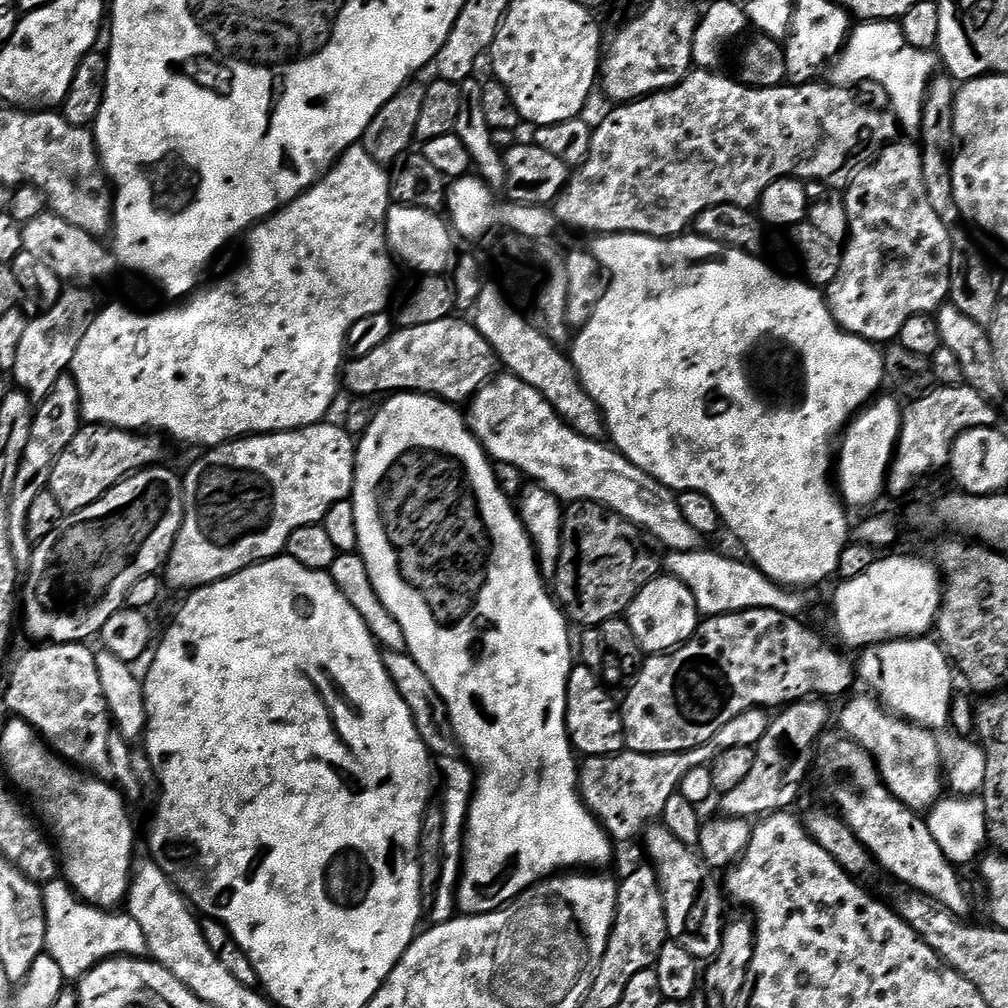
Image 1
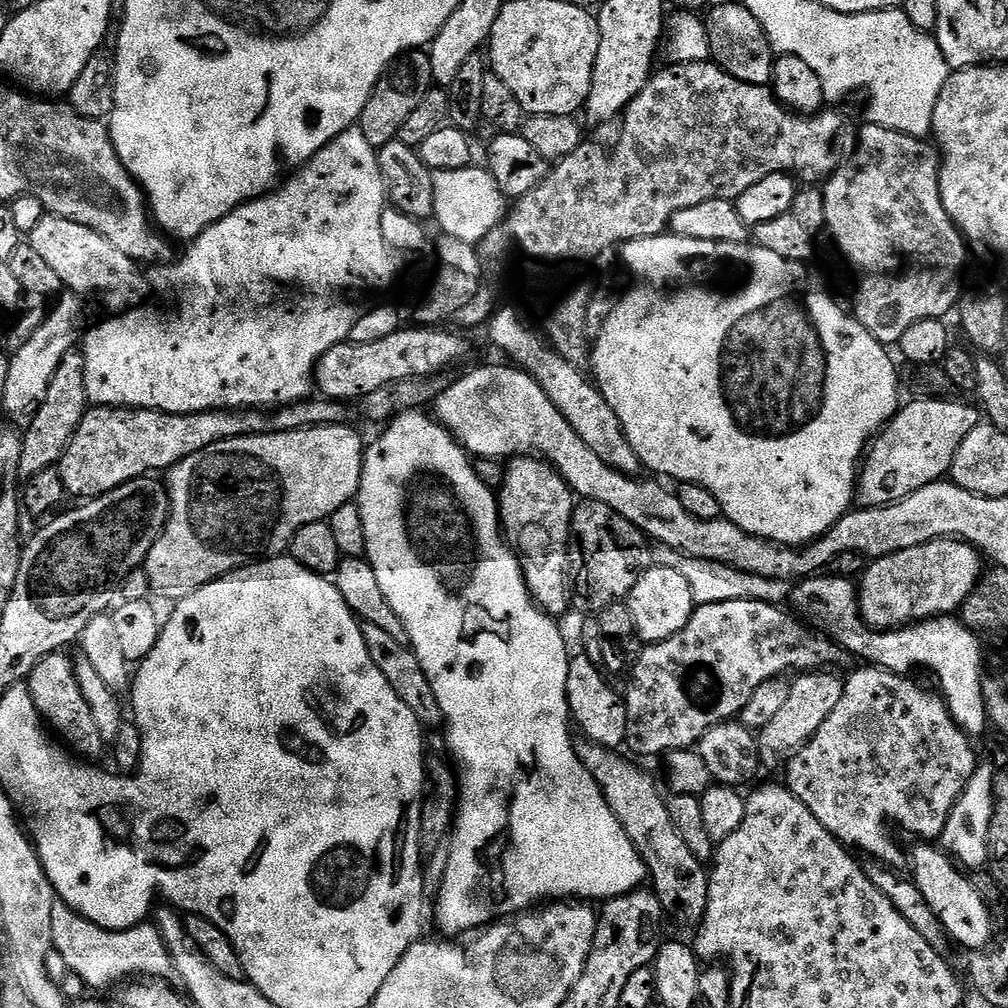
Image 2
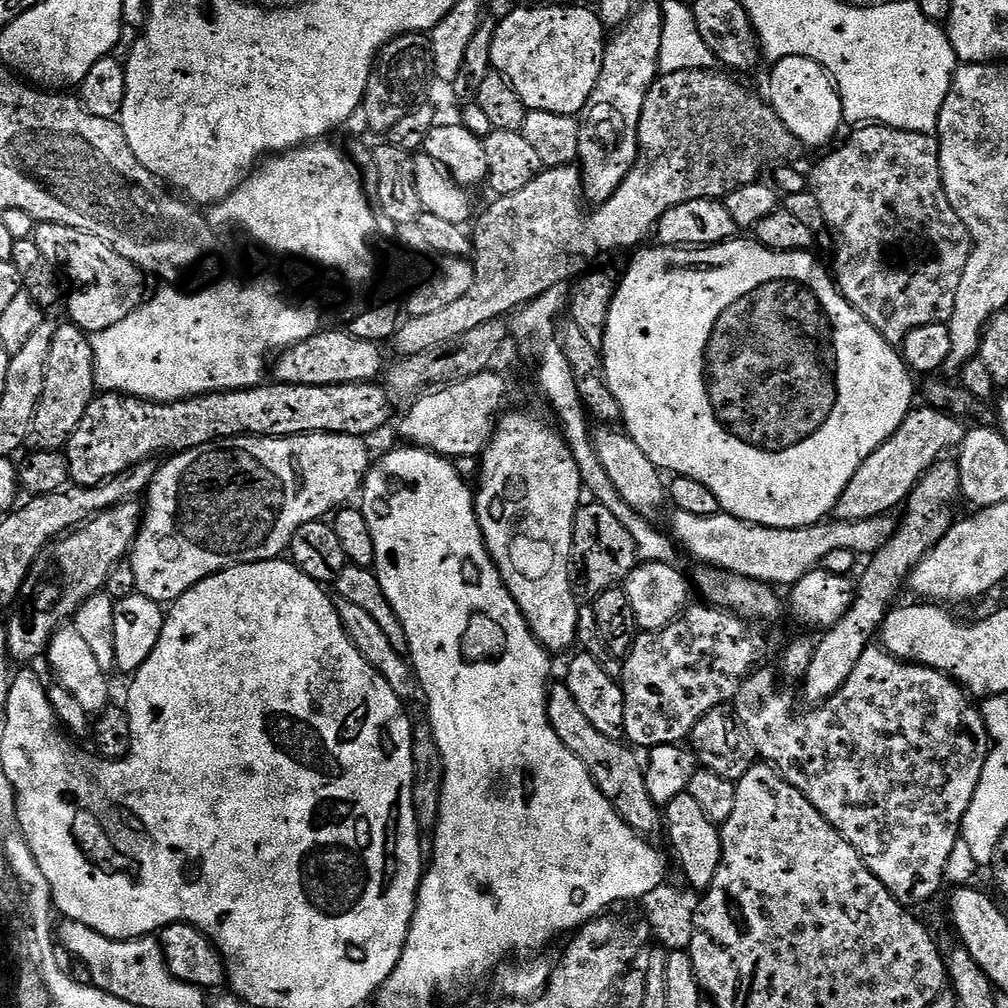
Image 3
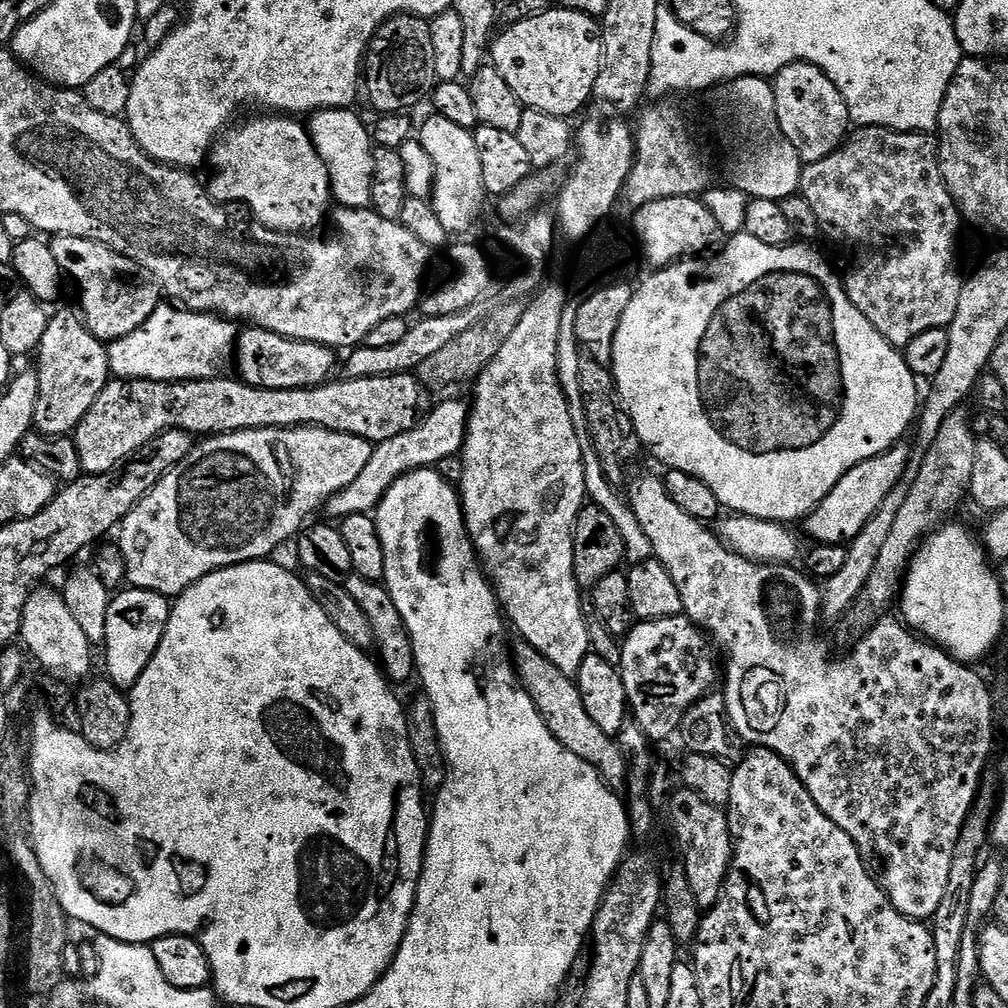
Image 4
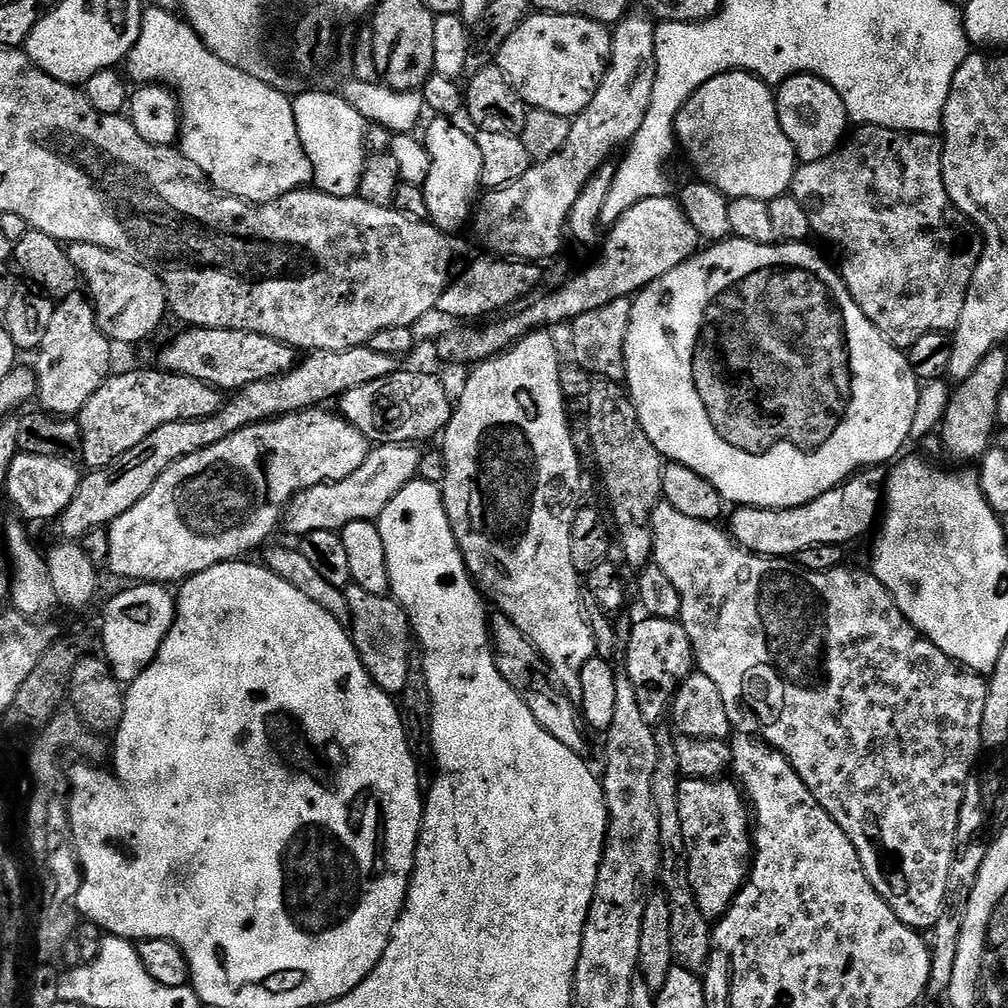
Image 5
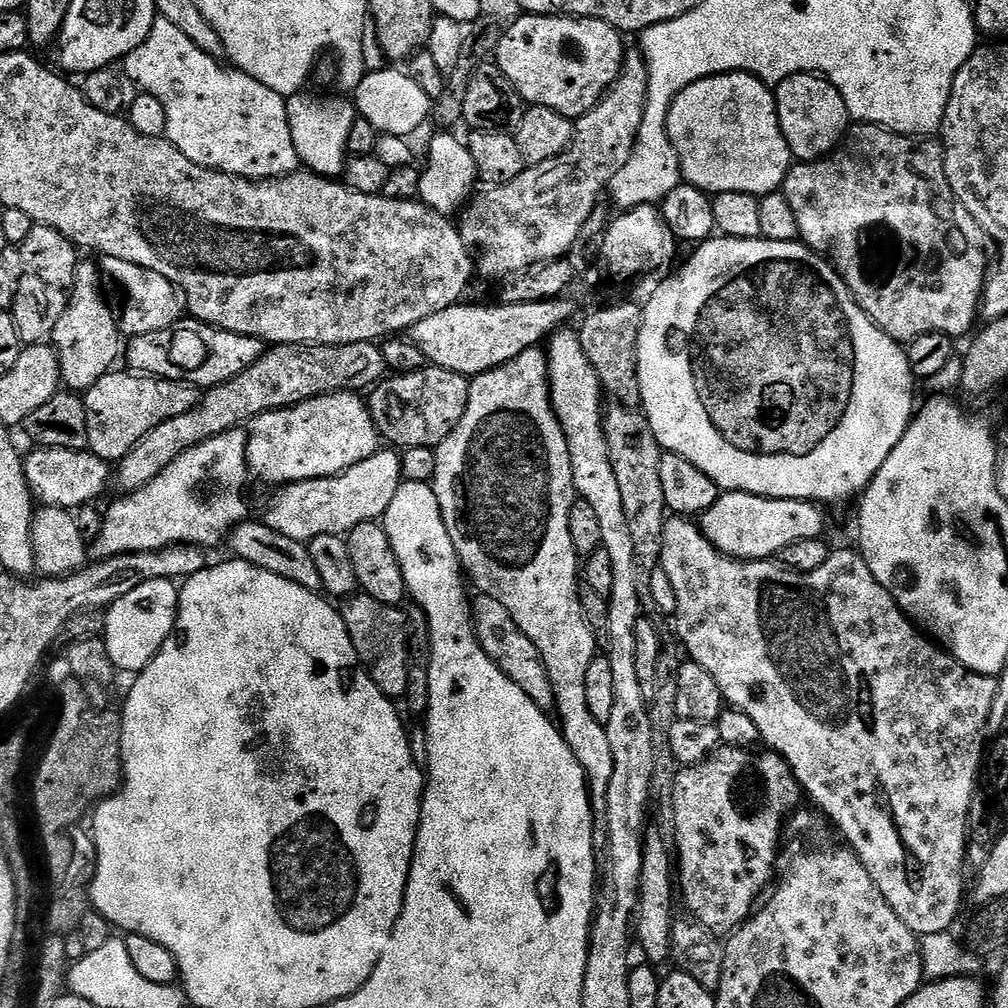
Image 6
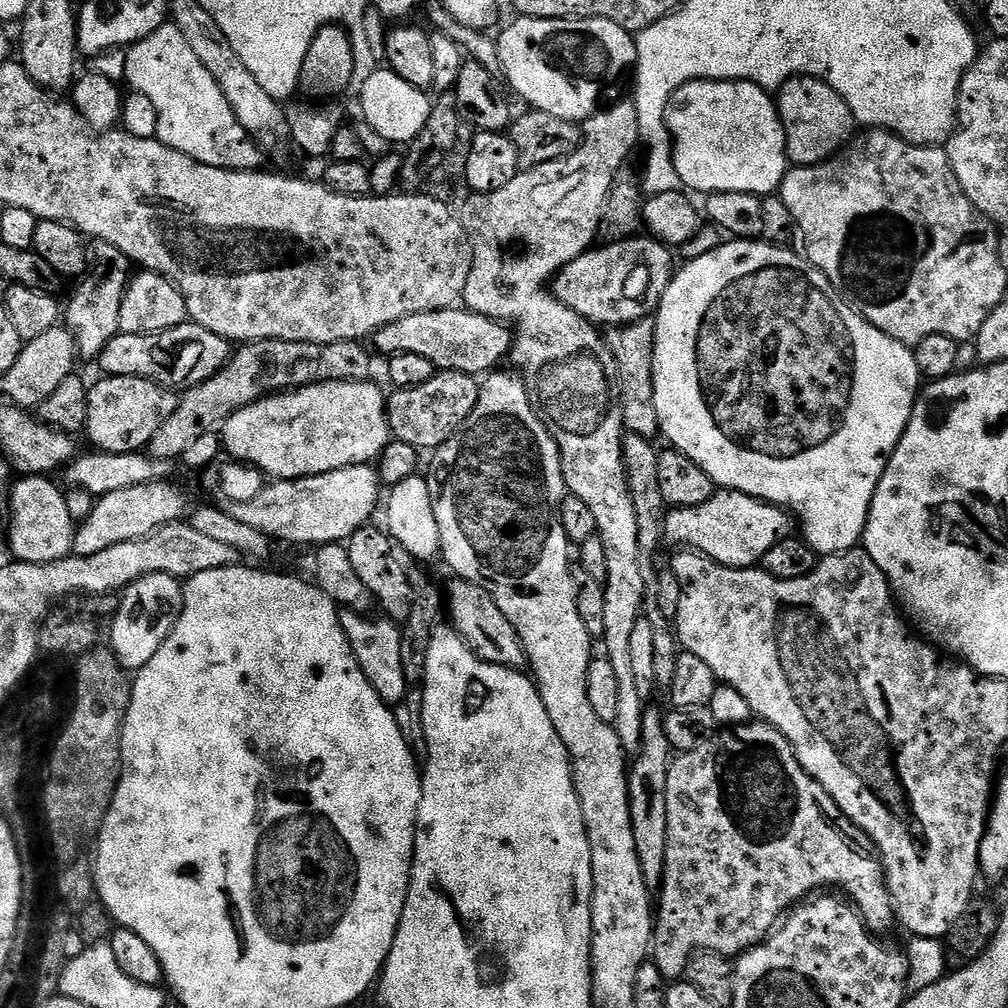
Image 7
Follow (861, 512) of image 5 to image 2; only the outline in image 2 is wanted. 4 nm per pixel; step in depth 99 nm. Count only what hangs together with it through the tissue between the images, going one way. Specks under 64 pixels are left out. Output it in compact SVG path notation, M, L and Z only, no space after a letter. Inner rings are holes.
M912 398L897 411L896 415L884 425L867 449L866 459L858 472L854 500L861 508L877 508L898 502L922 486L930 486L936 480L943 480L951 473L954 454L958 446L966 442L966 434L982 423L982 413L975 403L963 404L957 398Z

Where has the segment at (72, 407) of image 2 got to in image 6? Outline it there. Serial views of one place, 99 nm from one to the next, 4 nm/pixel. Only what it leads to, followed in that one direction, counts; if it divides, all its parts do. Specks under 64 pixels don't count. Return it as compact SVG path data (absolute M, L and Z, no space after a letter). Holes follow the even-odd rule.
M82 262L76 271L76 282L70 289L68 305L62 310L62 318L58 318L58 326L54 326L54 334L50 341L56 349L56 357L60 363L60 379L65 389L77 394L88 391L98 378L102 378L117 367L116 359L122 356L122 333L114 315L114 308L108 305L104 292L100 289L101 273L92 264Z

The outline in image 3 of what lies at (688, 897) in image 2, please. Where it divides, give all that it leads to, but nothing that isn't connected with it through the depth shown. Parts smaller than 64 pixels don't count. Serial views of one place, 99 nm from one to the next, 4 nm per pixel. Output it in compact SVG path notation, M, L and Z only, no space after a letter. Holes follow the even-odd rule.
M553 683L549 687L548 717L550 718L550 726L554 726L554 734L558 734L558 738L562 738L562 746L566 746L566 750L570 750L570 754L574 754L582 761L588 773L594 778L598 790L602 790L602 794L610 802L610 806L614 806L616 813L645 838L652 838L652 835L656 831L661 831L662 812L658 805L650 798L650 790L646 790L644 764L642 763L641 757L639 760L635 756L637 753L627 743L611 740L602 734L598 734L598 730L594 730L594 726L586 719L586 714L582 714L582 710L578 707L578 702L574 702L574 694L570 694L567 683Z

